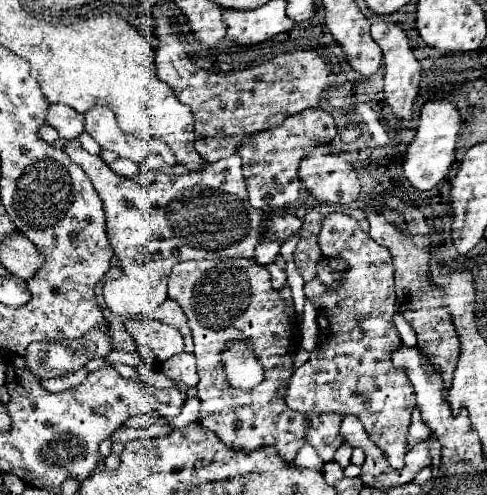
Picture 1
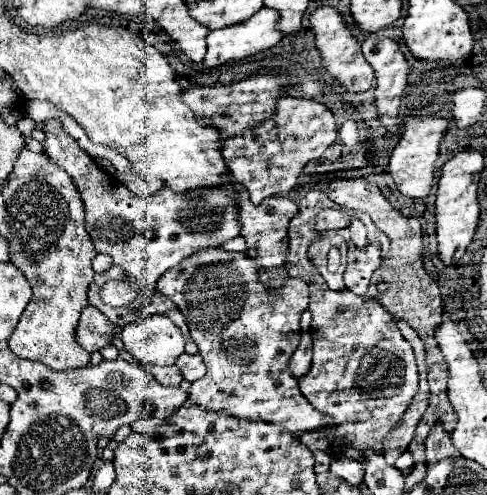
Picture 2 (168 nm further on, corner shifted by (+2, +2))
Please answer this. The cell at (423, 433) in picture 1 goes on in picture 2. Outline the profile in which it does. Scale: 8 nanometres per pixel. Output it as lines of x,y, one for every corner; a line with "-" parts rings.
402,451
402,453
400,453
400,457
398,457
398,461
394,463
394,467
398,467
404,475
408,475
408,473
410,473
410,469
414,467
412,453
410,453
410,451

